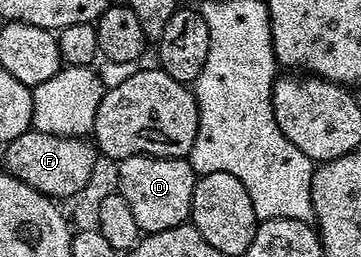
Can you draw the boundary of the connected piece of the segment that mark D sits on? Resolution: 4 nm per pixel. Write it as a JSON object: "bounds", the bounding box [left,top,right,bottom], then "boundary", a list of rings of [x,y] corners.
{"bounds":[119,156,198,233],"boundary":[[[135,156],[119,161],[119,193],[124,196],[141,233],[170,230],[192,215],[192,199],[198,174],[187,159],[167,160],[157,156]]]}

